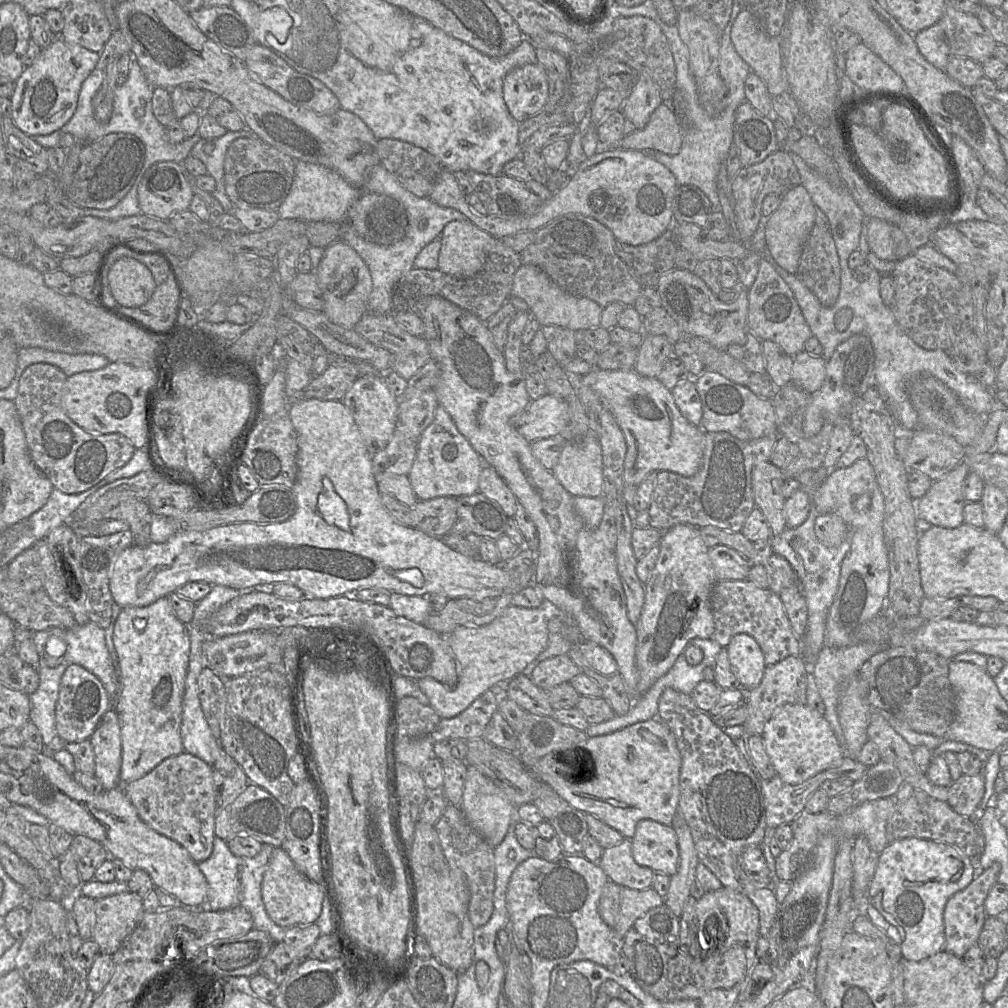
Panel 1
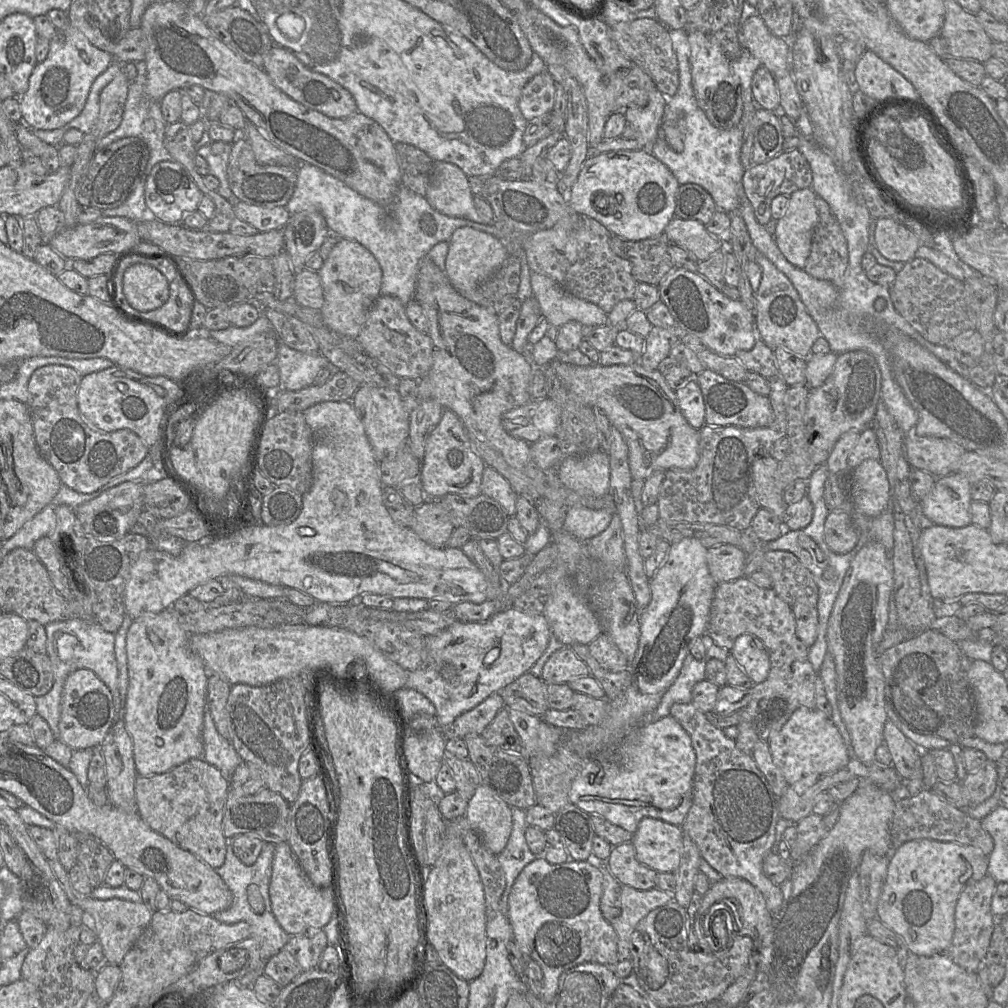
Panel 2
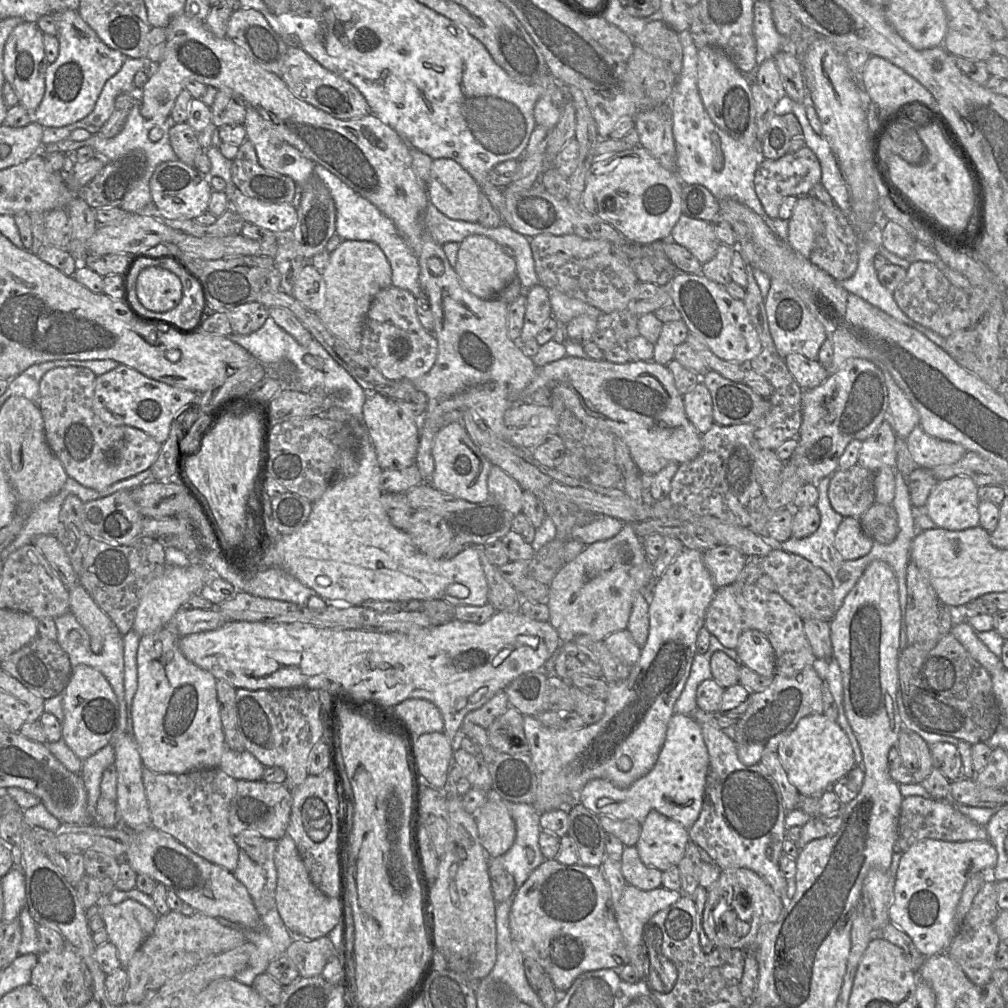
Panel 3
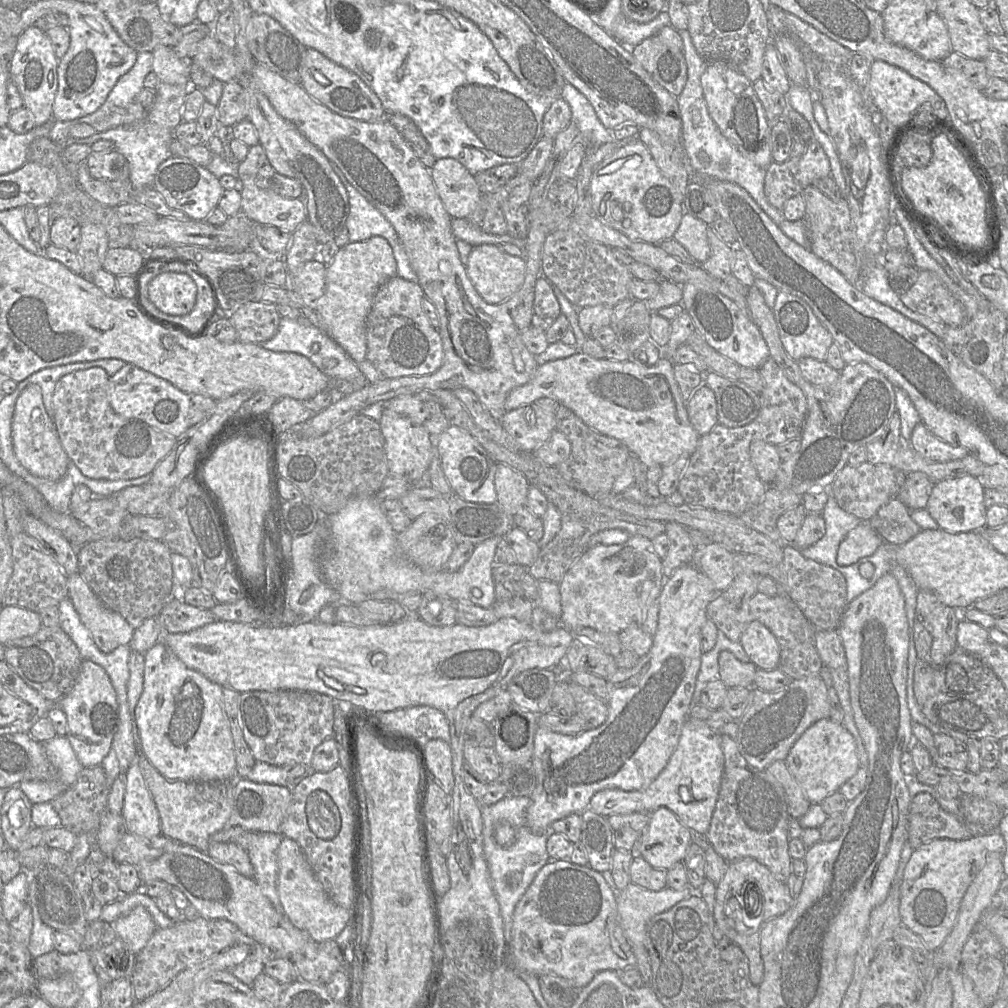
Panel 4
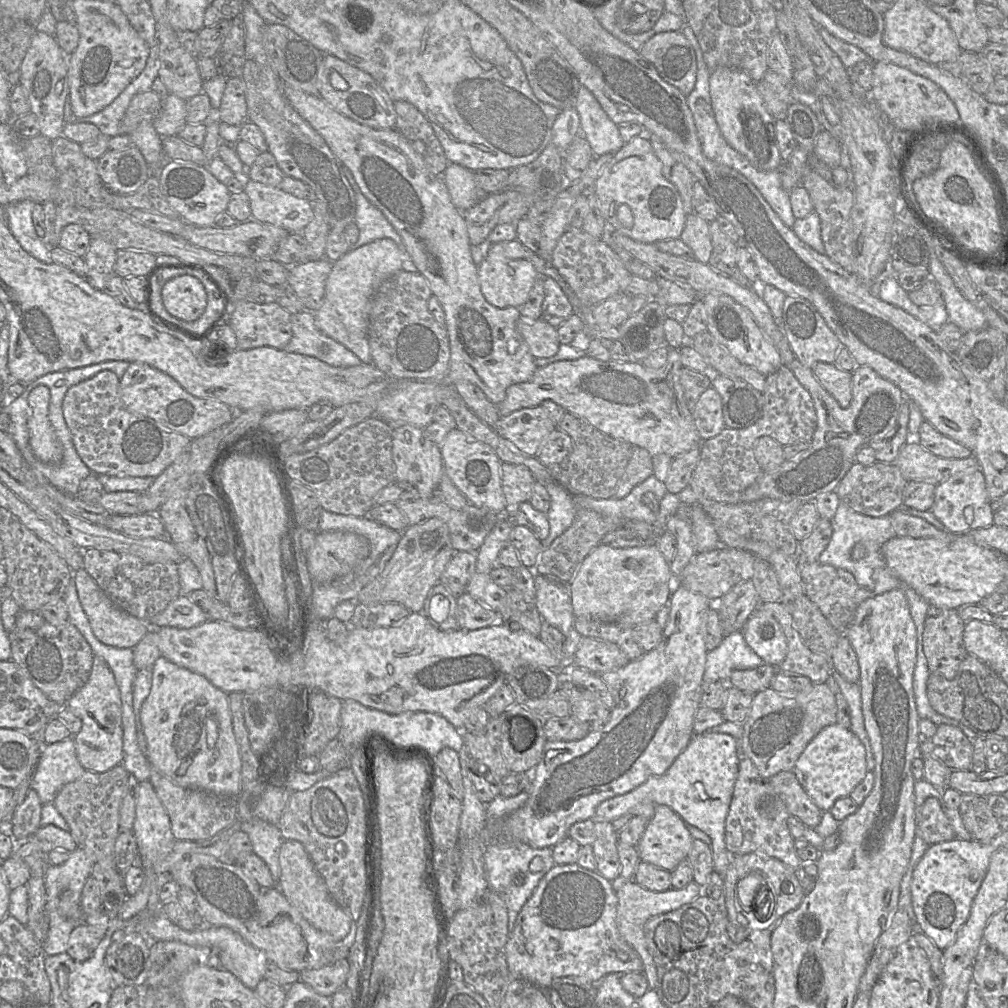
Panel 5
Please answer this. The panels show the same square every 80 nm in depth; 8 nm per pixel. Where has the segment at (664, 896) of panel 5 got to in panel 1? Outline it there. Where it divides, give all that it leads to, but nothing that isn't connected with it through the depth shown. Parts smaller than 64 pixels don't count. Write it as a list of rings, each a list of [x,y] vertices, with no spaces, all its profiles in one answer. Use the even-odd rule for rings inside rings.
[[[652,887],[644,890],[622,888],[620,912],[613,930],[623,939],[634,922],[652,908],[664,904],[664,897]]]

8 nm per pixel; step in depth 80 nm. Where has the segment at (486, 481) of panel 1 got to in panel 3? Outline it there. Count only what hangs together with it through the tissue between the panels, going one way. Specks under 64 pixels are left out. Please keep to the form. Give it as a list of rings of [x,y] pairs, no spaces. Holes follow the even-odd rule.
[[[492,466],[487,478],[490,496],[502,504],[512,515],[522,508],[523,489],[519,483],[498,466]]]

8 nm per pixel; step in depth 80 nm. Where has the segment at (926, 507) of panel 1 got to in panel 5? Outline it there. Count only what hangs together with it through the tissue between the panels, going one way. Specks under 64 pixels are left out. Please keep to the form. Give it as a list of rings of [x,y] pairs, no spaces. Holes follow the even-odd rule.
[[[981,469],[956,474],[935,487],[931,512],[952,534],[964,534],[969,531],[986,528],[993,523],[994,511],[991,497],[987,492],[986,481]]]

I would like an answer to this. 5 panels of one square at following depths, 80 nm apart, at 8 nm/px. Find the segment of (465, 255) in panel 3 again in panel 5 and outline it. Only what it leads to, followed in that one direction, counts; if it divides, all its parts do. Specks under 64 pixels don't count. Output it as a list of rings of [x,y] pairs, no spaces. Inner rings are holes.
[[[488,253],[478,265],[478,279],[484,298],[498,308],[522,307],[540,277],[527,259],[509,259]]]

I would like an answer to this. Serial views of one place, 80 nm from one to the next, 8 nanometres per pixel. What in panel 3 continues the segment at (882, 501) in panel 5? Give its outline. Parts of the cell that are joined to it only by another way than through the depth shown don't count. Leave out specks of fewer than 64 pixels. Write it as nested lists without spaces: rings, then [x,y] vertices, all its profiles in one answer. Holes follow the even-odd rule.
[[[855,465],[830,477],[828,497],[843,517],[859,518],[875,503],[875,471]]]

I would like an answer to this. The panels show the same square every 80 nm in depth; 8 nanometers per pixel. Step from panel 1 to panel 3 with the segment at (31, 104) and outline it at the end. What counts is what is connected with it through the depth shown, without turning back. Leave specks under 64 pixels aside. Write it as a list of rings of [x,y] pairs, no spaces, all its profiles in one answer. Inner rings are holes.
[[[64,10],[58,11],[62,12],[62,20],[58,23],[59,31],[57,34],[57,38],[59,40],[59,54],[57,59],[48,65],[45,71],[45,93],[43,99],[39,105],[39,107],[32,113],[32,118],[34,122],[41,124],[45,128],[50,127],[63,127],[72,123],[75,123],[86,116],[88,116],[94,109],[95,104],[101,94],[101,91],[105,85],[105,83],[114,76],[122,67],[123,63],[126,61],[127,57],[116,51],[110,47],[108,47],[96,34],[96,32],[81,18],[79,12],[77,10]]]

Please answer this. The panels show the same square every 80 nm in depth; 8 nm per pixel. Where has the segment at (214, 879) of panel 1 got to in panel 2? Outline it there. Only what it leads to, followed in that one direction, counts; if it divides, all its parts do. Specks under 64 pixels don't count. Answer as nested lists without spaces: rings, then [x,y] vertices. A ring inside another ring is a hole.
[[[227,839],[225,861],[221,867],[216,869],[216,872],[232,893],[233,902],[227,910],[214,913],[212,916],[215,920],[224,924],[246,922],[250,926],[250,937],[256,939],[260,945],[262,962],[267,962],[271,957],[278,954],[290,938],[290,935],[281,928],[271,910],[269,885],[274,850],[274,844],[264,842],[255,863],[247,866],[234,854],[230,840]]]

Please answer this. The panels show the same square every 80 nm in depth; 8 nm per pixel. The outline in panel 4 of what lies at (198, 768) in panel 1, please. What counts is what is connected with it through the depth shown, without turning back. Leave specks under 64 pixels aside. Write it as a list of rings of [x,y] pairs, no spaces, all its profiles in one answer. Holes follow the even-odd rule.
[[[143,754],[140,757],[138,756],[138,765],[156,805],[163,836],[194,847],[222,864],[233,866],[244,877],[253,877],[254,870],[247,852],[235,842],[210,842],[210,837],[220,831],[230,817],[233,805],[234,781],[169,780],[161,775]]]

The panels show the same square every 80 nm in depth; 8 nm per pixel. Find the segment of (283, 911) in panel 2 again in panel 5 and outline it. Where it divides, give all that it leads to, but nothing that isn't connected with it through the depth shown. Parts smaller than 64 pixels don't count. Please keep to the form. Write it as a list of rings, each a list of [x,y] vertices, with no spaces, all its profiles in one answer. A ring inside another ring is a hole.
[[[285,840],[279,852],[279,865],[277,888],[290,904],[297,908],[313,927],[330,935],[335,941],[342,941],[350,932],[354,921],[333,900],[303,845],[298,841]]]

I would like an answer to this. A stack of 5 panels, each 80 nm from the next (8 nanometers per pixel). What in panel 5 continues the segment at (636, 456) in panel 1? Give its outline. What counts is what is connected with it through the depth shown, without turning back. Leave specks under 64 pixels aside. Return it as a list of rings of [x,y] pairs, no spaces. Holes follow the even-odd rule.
[[[670,349],[666,365],[659,370],[647,370],[636,361],[601,361],[588,355],[576,360],[556,361],[537,368],[529,380],[508,387],[504,400],[498,404],[498,411],[500,417],[506,416],[516,410],[539,406],[545,400],[552,400],[566,412],[587,421],[599,431],[634,447],[644,448],[653,457],[665,454],[675,458],[702,442],[680,383],[682,367],[679,349]]]

